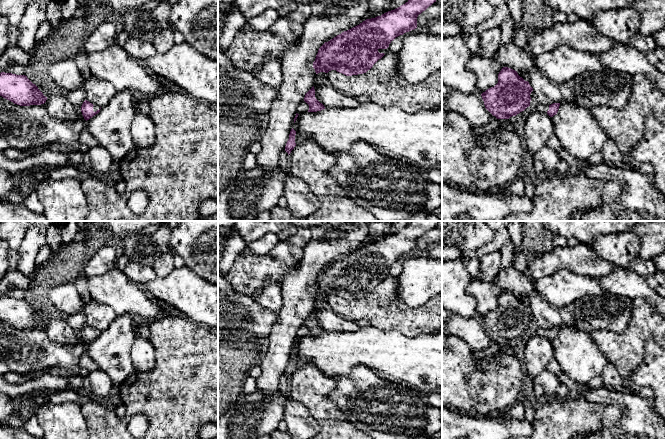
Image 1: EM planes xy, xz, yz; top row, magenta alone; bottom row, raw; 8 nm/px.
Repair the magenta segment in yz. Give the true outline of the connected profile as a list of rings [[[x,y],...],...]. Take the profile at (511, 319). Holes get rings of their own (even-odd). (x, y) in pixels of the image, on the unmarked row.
[[[503,291],[498,307],[481,318],[485,332],[497,343],[509,343],[530,330],[533,312],[517,295]]]

